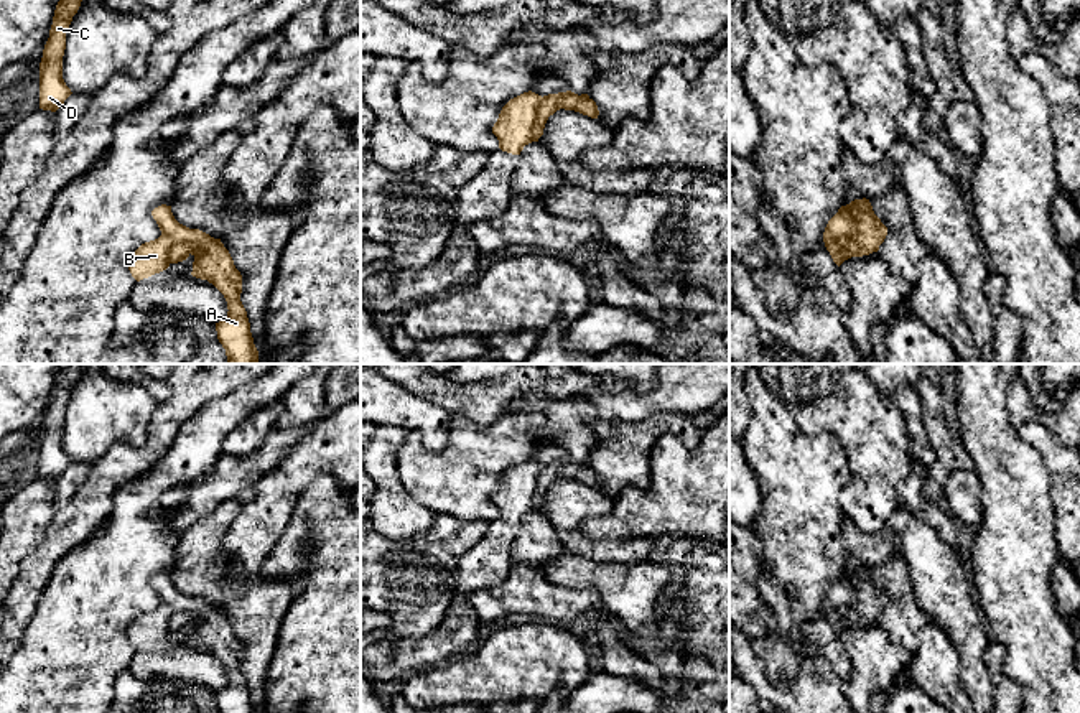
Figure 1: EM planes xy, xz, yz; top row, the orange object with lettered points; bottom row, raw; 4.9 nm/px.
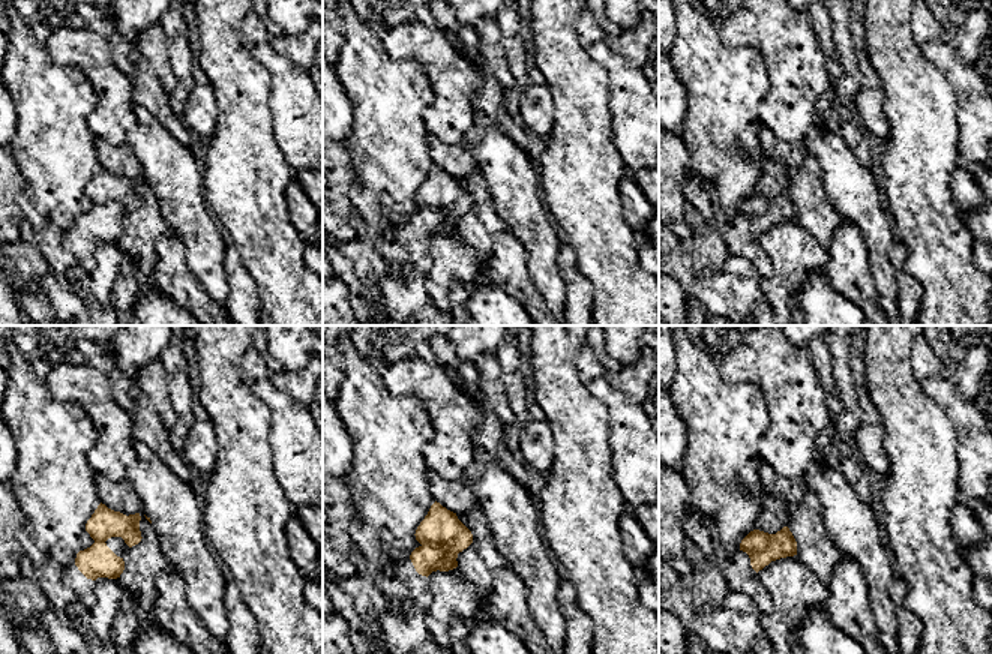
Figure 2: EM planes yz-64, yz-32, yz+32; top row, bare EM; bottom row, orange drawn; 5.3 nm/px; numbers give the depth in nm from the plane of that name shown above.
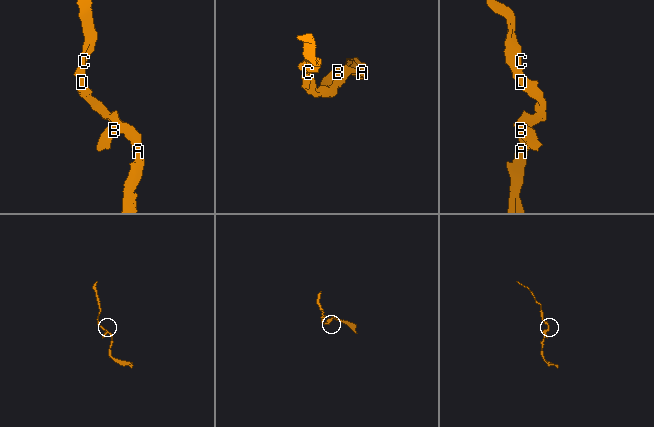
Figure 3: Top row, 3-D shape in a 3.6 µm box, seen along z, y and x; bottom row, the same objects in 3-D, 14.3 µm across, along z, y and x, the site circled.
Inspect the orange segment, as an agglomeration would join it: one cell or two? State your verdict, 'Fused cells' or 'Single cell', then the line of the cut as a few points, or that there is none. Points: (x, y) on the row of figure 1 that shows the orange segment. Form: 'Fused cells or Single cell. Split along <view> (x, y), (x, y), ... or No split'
Fused cells. Split along xz (542, 97), (537, 107), (534, 140)

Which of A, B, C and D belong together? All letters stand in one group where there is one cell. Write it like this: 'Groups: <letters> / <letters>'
Groups: A C D / B

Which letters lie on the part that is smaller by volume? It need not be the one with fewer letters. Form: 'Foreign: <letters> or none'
Foreign: B

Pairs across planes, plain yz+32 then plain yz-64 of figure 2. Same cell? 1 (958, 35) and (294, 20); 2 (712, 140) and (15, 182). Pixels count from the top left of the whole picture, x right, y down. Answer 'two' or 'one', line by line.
1: two
2: two

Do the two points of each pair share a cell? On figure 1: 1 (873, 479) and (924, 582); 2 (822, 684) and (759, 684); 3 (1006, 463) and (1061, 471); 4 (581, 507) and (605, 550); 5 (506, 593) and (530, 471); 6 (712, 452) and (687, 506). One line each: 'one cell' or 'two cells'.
1: two cells
2: one cell
3: two cells
4: one cell
5: two cells
6: one cell

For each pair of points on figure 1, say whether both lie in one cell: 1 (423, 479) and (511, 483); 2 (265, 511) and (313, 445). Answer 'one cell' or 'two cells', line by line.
1: two cells
2: one cell

